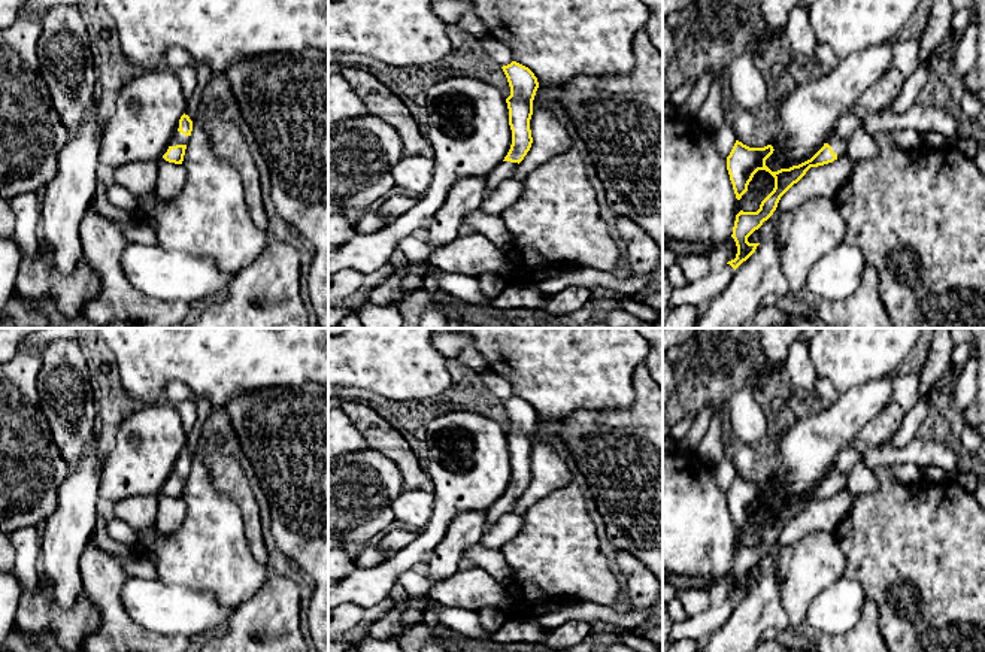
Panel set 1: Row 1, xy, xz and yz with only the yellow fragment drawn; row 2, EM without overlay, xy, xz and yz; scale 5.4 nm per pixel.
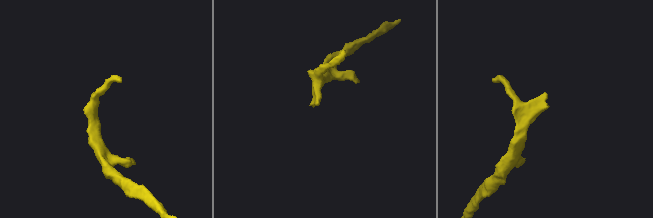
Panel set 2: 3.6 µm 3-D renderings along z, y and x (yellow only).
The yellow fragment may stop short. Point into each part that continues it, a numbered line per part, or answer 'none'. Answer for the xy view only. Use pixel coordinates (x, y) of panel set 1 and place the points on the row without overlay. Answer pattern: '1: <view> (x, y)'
1: xy (178, 472)

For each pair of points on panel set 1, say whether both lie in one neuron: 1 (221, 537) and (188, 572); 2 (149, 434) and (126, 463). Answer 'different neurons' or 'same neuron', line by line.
1: same neuron
2: same neuron

